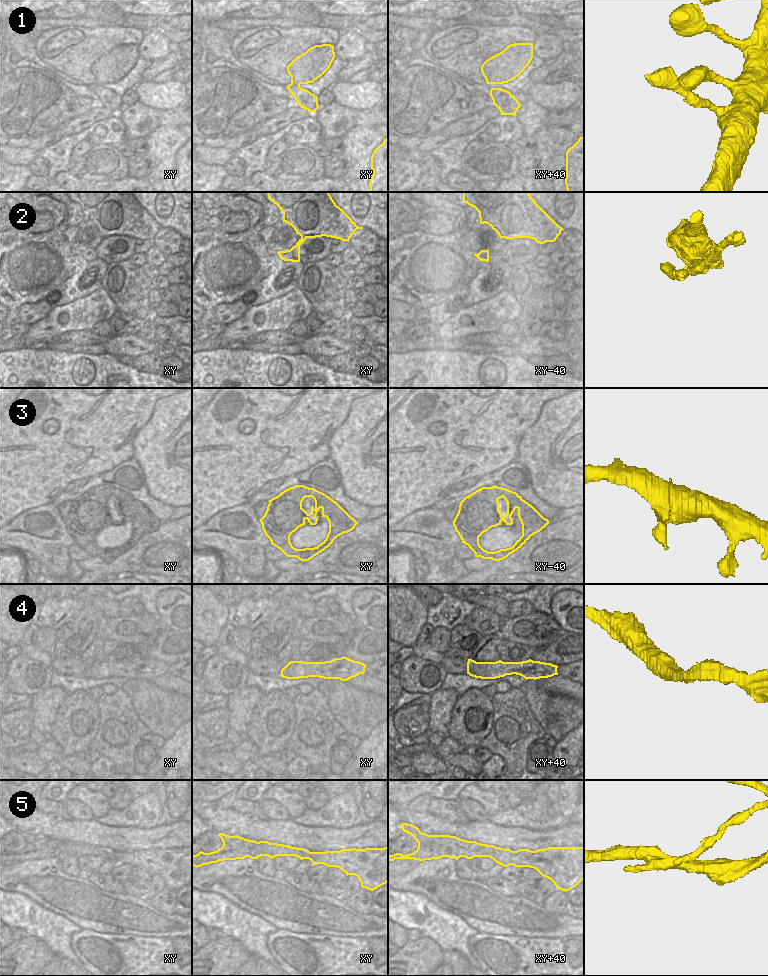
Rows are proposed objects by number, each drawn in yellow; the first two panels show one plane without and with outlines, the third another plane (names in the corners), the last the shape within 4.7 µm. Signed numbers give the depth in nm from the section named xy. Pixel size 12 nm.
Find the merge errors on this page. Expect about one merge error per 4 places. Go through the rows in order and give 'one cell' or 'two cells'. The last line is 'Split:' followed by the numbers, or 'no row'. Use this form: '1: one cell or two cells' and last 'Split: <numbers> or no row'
1: one cell
2: two cells
3: one cell
4: one cell
5: two cells
Split: 2, 5

